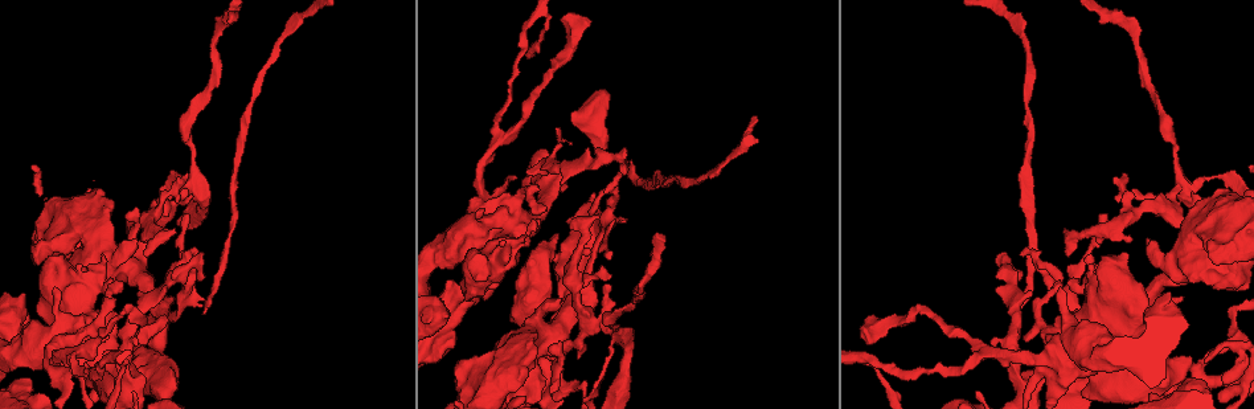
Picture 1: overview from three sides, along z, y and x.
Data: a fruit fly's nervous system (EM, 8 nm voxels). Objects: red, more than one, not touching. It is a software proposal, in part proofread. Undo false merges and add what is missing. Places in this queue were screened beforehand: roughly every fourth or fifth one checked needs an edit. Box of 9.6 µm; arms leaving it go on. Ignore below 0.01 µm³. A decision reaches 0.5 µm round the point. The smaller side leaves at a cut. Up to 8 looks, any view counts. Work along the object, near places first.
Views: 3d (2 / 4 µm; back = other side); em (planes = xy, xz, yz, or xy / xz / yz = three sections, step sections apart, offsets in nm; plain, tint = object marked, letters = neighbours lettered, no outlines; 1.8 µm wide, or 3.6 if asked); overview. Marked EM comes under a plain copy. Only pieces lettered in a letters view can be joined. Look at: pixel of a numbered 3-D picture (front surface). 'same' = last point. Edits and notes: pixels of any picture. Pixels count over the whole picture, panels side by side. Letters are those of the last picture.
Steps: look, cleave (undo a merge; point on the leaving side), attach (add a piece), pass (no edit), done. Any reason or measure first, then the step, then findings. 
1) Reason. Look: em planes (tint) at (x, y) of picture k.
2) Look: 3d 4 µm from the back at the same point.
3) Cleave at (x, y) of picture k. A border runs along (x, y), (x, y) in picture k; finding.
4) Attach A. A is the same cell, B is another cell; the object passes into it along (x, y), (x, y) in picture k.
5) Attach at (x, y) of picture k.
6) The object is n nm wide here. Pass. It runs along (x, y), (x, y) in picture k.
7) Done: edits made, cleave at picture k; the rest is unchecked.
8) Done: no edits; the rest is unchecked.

Abrupt turn. Look: 3d 4 µm at (541, 260) of picture 1.

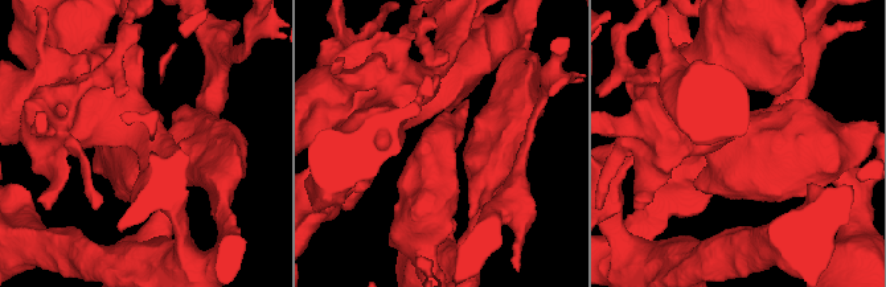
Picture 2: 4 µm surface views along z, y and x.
Need the tissue. Look: em 3.6 µm planes (letters) at (437, 141) of picture 2.

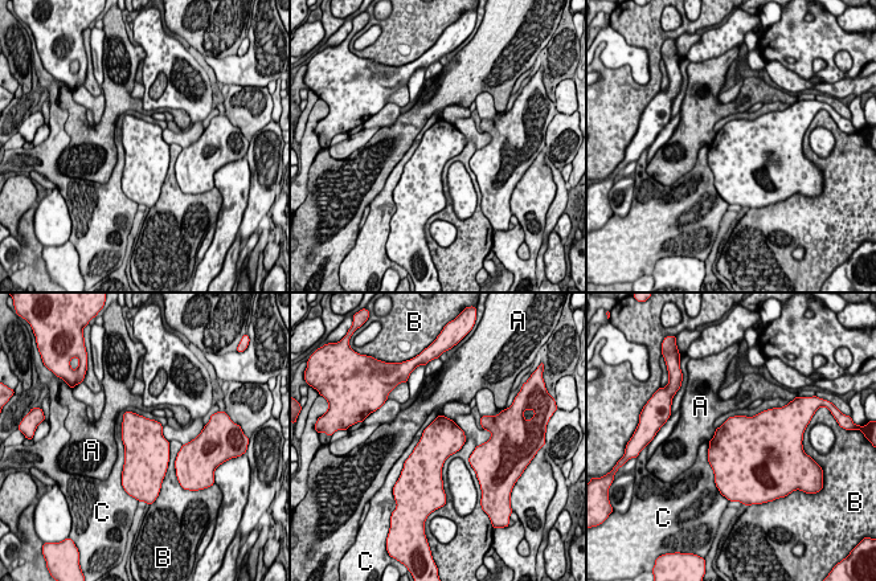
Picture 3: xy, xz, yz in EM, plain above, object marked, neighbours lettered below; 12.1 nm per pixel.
The longest contact is with C, 850 nm. Pass. A, B and C are other cells; all the same cell.

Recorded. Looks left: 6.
Look: em xz step 4 (tint) at (566, 220) of picture 1.

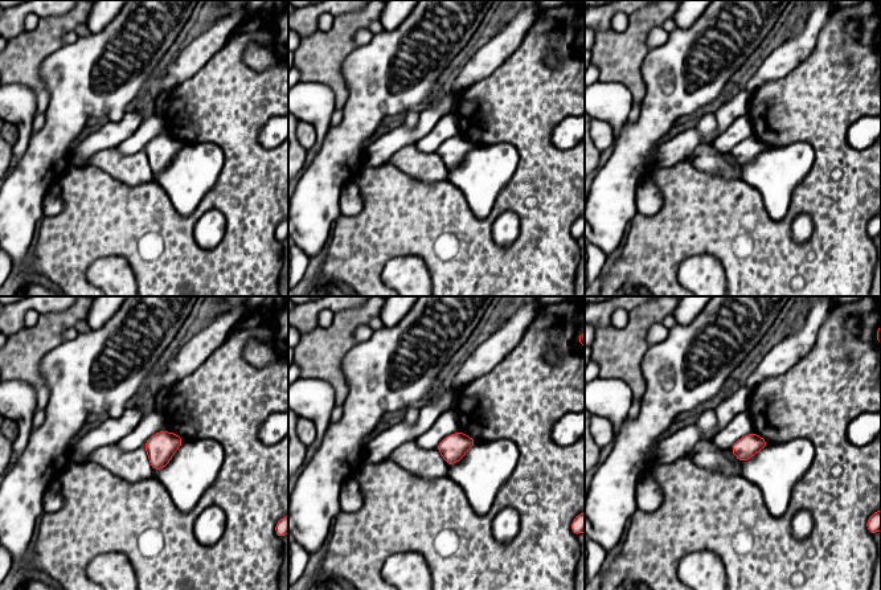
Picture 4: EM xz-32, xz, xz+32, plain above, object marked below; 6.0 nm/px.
Look: em planes (tint) at the same point.

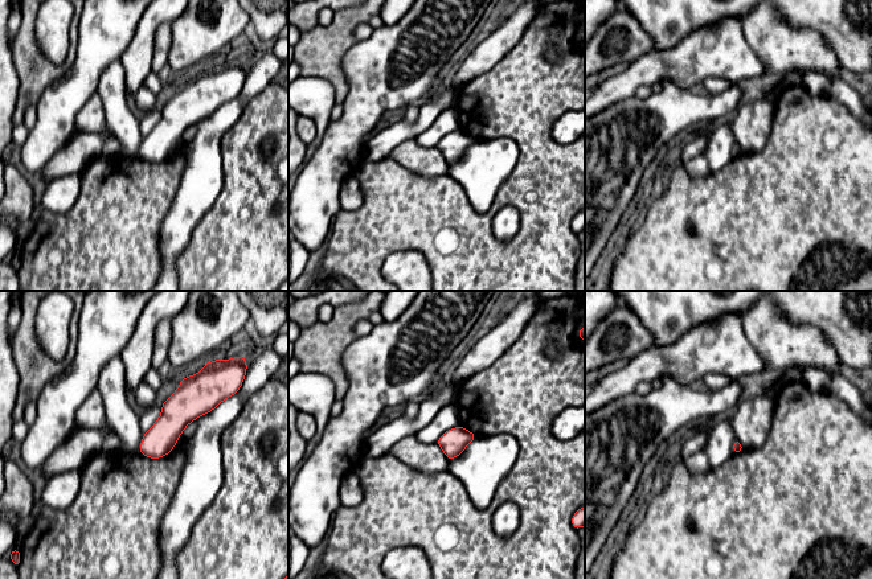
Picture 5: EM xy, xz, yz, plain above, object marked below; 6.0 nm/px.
What lies round it. Look: em planes (letters) at the same point.

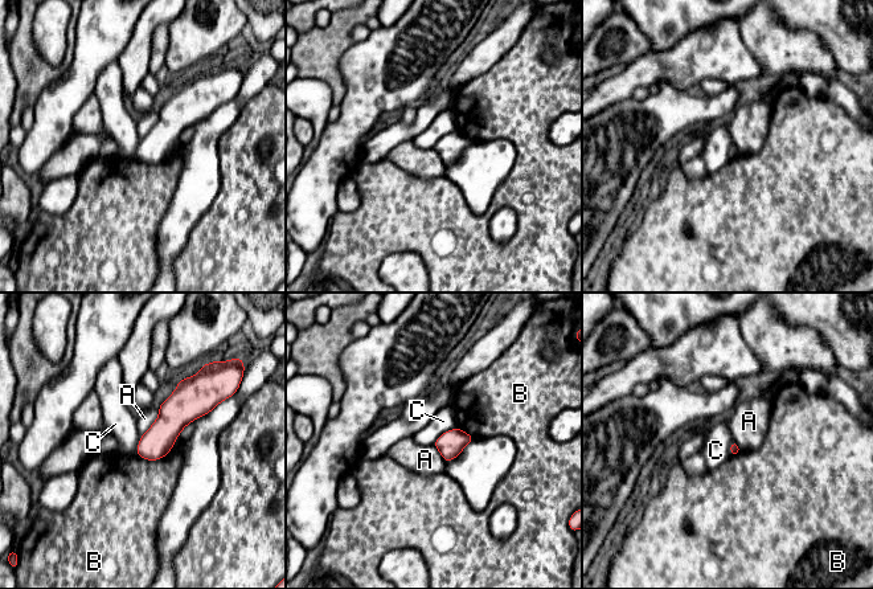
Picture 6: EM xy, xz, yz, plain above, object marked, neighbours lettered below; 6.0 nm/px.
Pass. A, B and C are other cells; a border runs along (455, 426), (446, 430), (433, 445) in picture 6; none of them fits.

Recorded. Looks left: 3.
Abrupt turn. Look: em 3.6 µm planes (tint) at (860, 354) of picture 1.

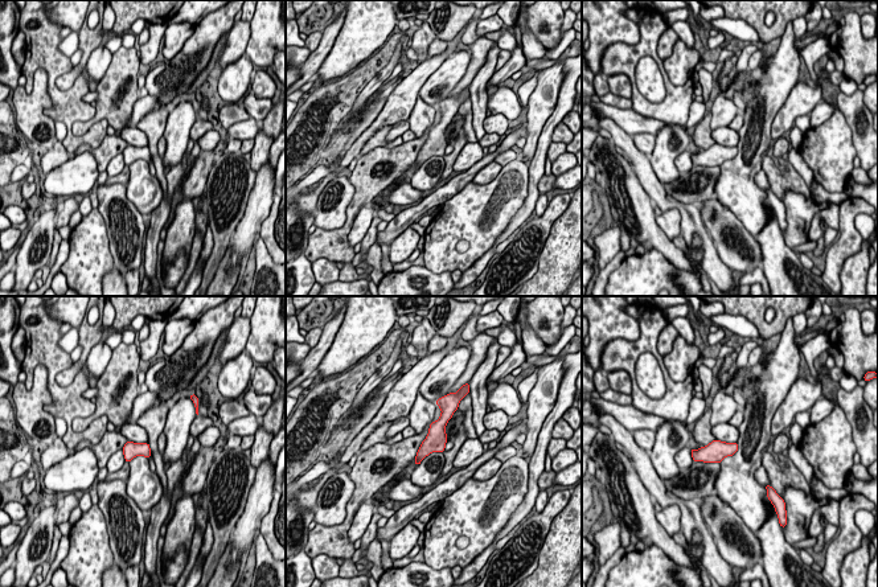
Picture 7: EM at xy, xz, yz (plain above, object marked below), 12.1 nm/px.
Look: em 3.6 µm planes (letters) at the same point.

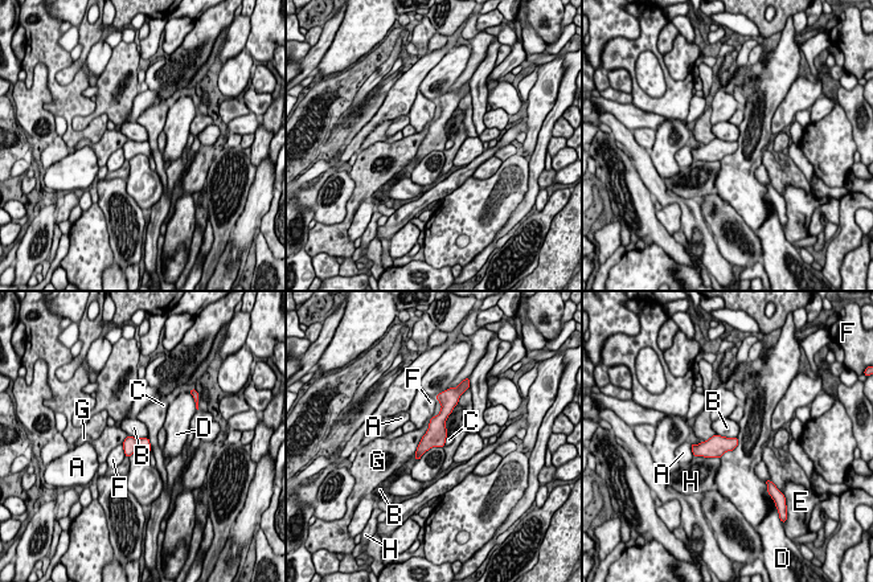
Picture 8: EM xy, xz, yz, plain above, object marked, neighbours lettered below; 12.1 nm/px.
Pass. A, B, C, D, E, F, G and H are other cells; it runs along (446, 404), (437, 433), (419, 451) in picture 8; all the same cell.

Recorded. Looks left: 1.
An open end. Look: em planes (letters) at (1207, 387) of picture 1.

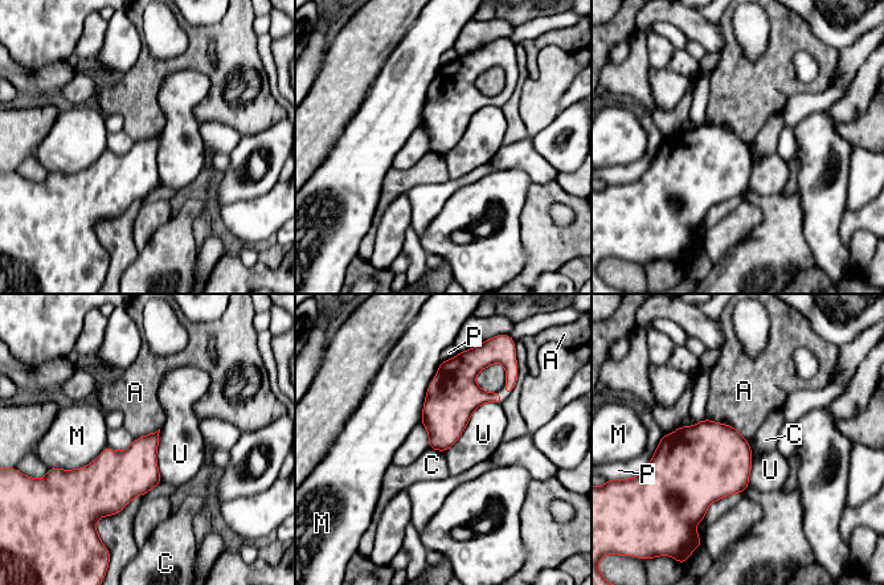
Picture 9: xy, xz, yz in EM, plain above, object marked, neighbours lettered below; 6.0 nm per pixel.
Pass. A, C, M, P and U are other cells; a border runs along (706, 418), (731, 425), (748, 442) in picture 9; none of them fits.

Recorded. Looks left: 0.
Done: no edits; the rest is unchecked.

